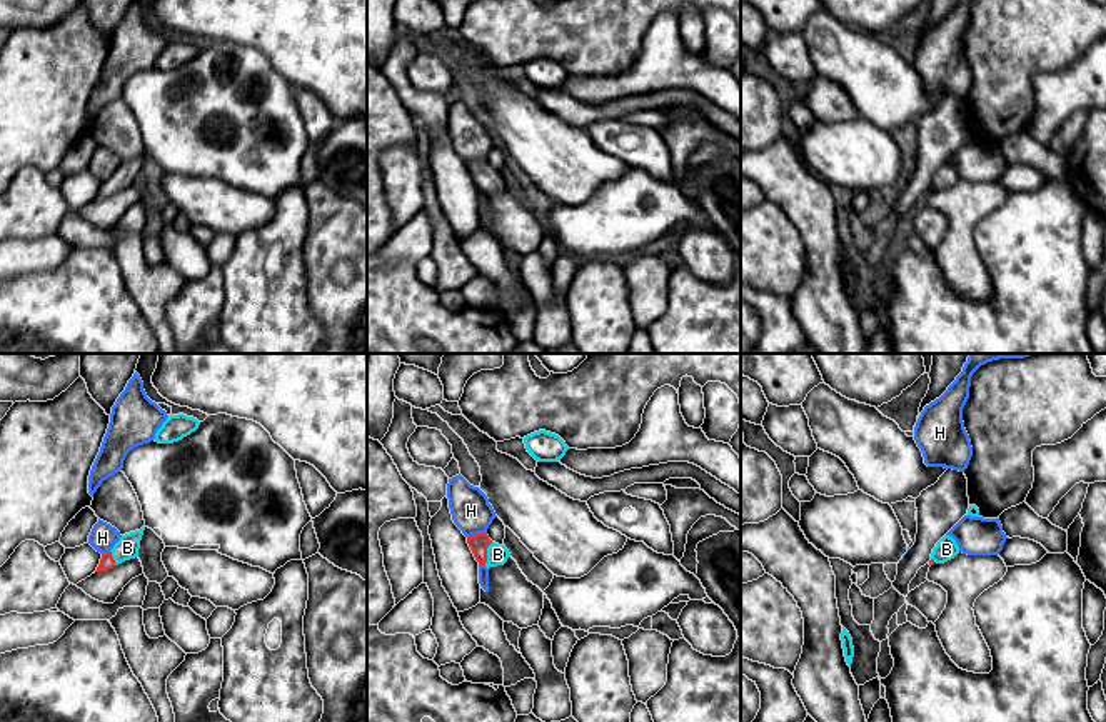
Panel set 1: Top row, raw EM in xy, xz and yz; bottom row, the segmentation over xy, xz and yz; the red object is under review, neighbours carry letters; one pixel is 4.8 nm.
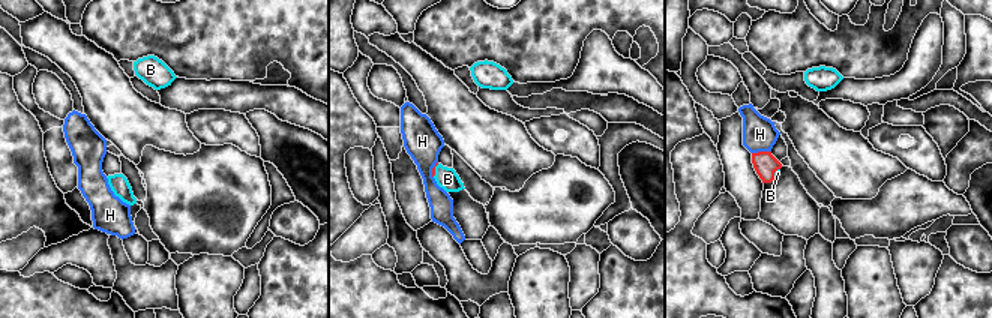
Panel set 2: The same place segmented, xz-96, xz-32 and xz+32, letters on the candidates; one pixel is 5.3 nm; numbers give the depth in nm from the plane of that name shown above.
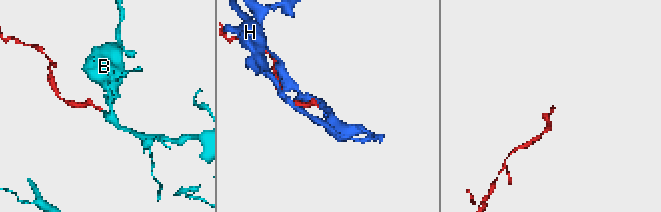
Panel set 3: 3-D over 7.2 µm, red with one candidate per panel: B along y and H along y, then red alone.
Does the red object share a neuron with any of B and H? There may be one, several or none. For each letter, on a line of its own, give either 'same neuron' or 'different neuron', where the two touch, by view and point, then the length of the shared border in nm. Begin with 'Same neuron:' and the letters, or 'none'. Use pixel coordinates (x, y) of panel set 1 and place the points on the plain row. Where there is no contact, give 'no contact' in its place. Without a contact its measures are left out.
Same neuron: B
B: same neuron; contact xz (486, 180); length 120 nm
H: different neuron; contact xz (477, 160); length 100 nm

